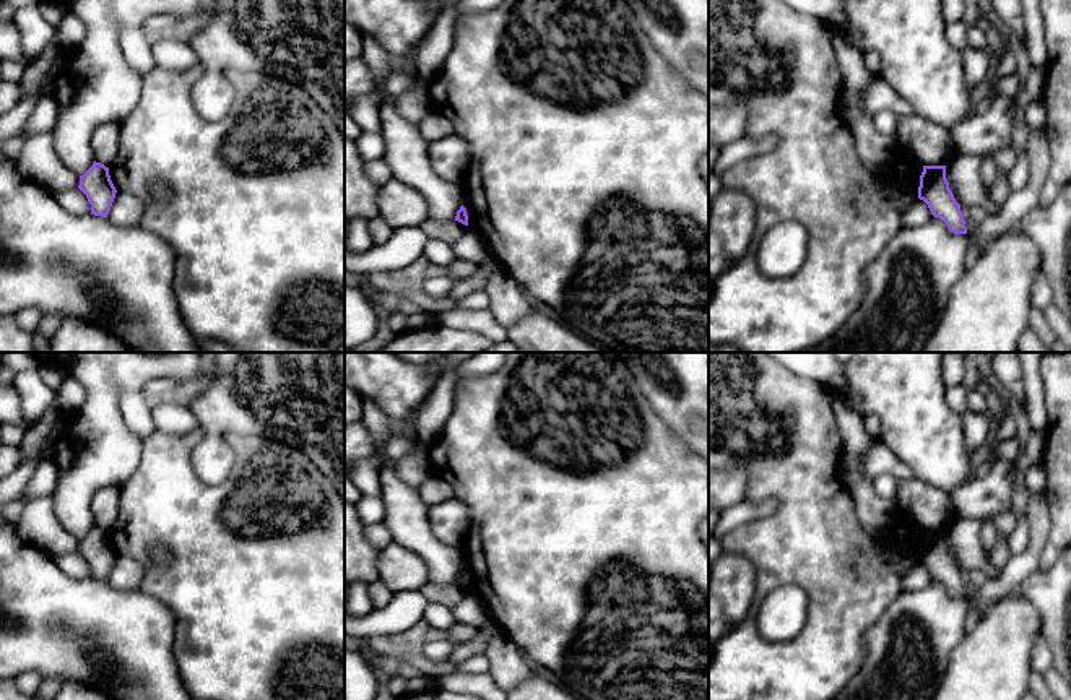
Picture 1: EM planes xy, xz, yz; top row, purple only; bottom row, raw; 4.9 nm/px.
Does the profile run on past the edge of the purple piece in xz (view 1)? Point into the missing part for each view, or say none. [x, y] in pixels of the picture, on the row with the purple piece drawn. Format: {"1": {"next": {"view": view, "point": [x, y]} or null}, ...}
{"1": {"next": null}}

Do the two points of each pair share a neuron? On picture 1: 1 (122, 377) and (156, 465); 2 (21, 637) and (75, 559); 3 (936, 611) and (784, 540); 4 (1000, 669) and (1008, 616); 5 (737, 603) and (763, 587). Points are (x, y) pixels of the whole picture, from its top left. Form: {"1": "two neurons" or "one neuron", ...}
{"1": "two neurons", "2": "two neurons", "3": "two neurons", "4": "one neuron", "5": "two neurons"}

